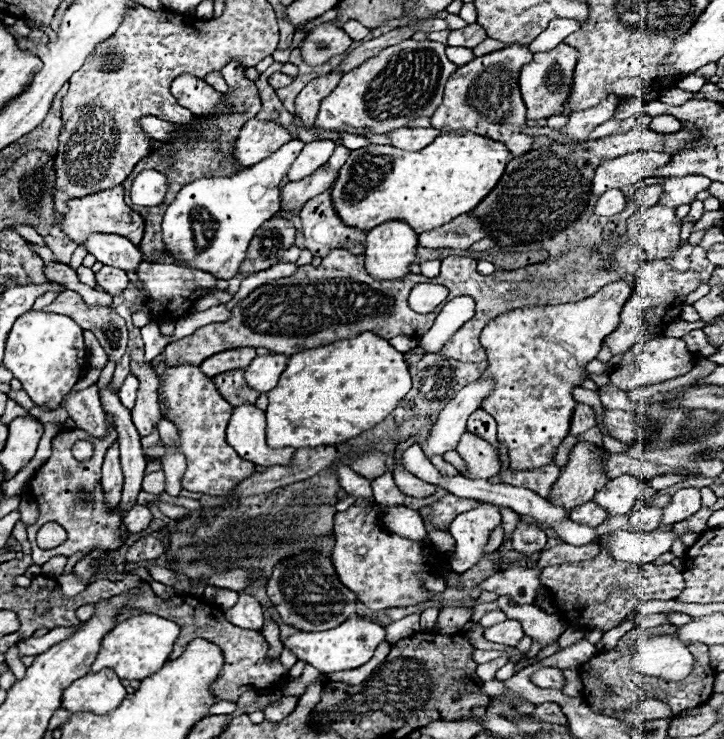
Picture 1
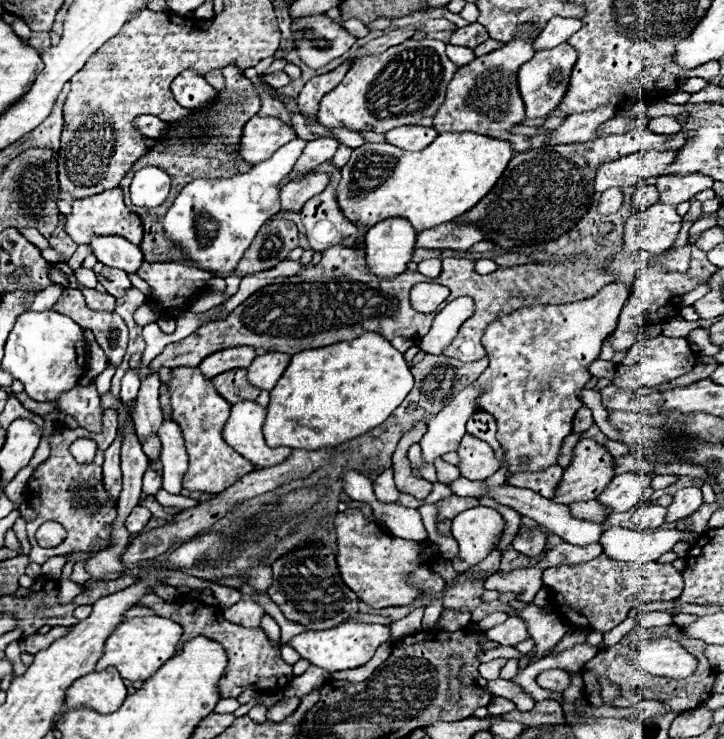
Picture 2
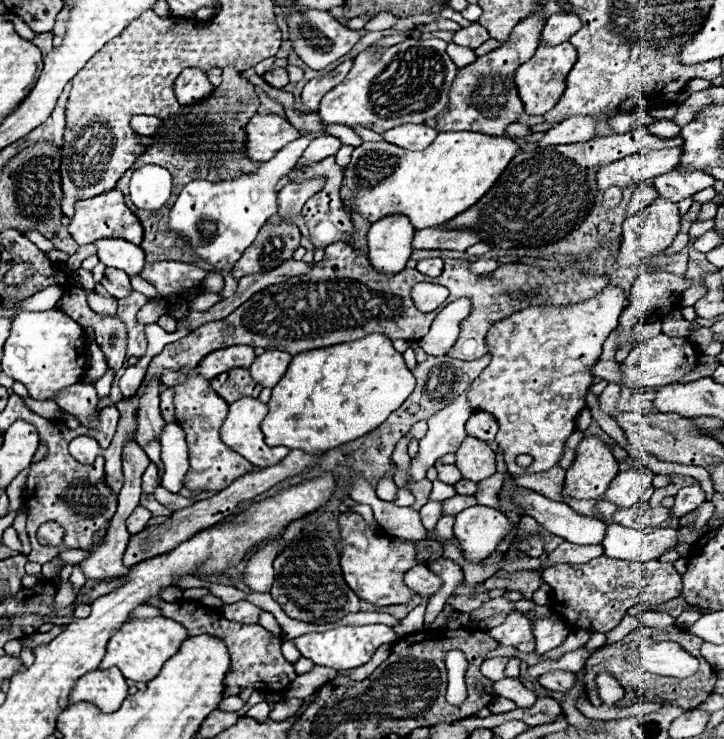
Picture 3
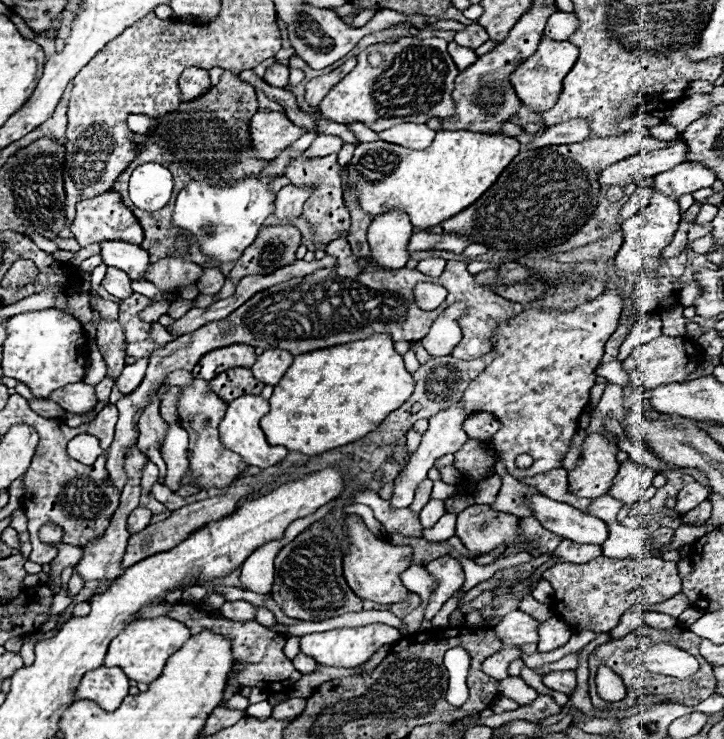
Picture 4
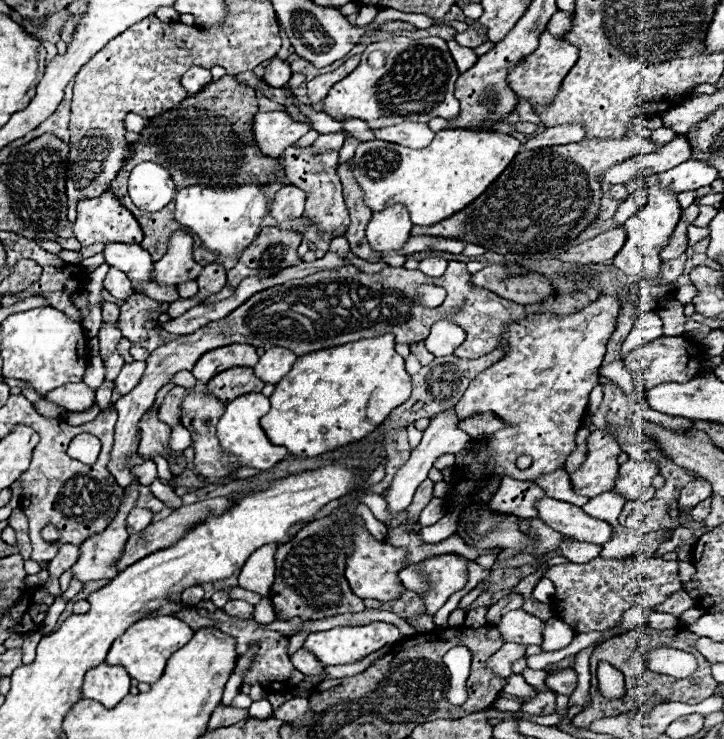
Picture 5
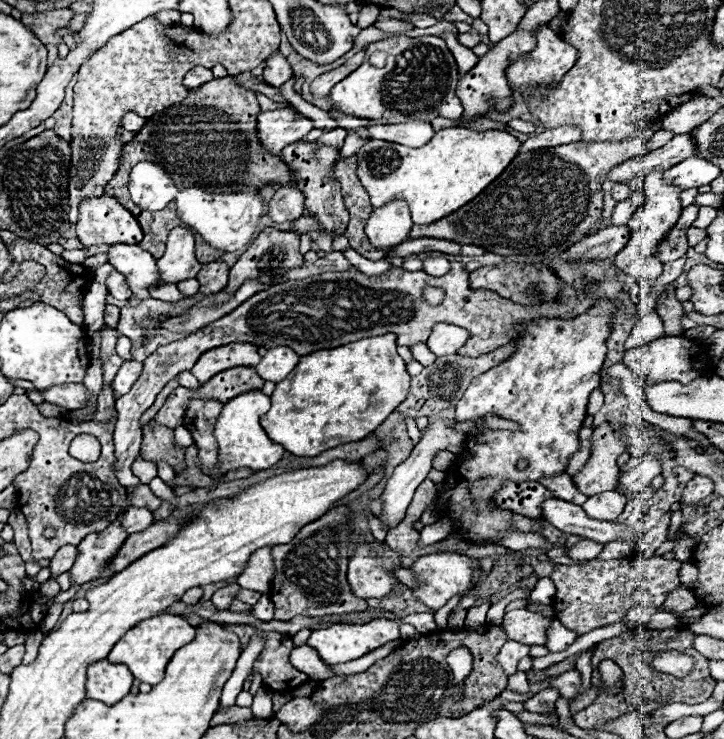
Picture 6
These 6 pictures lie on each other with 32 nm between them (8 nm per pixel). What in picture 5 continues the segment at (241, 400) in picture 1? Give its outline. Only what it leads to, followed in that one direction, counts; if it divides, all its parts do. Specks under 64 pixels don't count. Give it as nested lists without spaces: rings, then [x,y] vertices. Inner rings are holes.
[[[252,368],[224,370],[206,384],[206,392],[218,396],[222,402],[234,400],[236,396],[242,396],[248,392],[260,392],[262,388],[264,388],[264,382],[254,376]]]

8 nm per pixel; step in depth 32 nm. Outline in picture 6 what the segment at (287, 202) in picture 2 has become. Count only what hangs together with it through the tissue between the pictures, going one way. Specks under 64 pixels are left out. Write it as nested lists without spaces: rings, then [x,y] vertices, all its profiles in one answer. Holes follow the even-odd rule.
[[[282,186],[274,198],[268,202],[266,214],[274,222],[292,222],[302,216],[304,212],[304,192],[294,186]]]

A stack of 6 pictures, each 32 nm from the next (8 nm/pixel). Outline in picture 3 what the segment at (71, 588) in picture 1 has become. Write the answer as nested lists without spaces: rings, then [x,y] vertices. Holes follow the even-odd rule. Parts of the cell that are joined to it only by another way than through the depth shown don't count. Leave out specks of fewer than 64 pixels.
[[[62,582],[55,596],[55,608],[60,609],[72,604],[79,591],[73,589],[70,582]]]

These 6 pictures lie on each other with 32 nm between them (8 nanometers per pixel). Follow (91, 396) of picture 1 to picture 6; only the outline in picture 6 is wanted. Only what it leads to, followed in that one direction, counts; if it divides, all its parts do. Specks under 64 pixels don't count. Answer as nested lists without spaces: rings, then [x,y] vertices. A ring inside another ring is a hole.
[[[60,384],[42,392],[44,400],[68,410],[80,410],[88,404],[88,390],[84,384]]]

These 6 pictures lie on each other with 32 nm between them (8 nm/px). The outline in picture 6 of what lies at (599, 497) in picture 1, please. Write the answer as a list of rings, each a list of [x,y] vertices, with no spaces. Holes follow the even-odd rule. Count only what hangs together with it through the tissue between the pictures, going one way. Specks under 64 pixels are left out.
[[[646,454],[642,458],[630,458],[624,466],[622,466],[622,472],[620,472],[620,478],[618,478],[618,486],[616,490],[624,490],[624,494],[634,494],[638,496],[640,492],[644,492],[652,478],[658,476],[662,472],[662,466],[660,466],[660,460],[654,458],[652,454]]]

